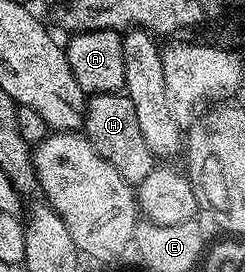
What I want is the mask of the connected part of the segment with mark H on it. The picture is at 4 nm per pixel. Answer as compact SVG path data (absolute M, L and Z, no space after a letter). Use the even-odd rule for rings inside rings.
M124 93L115 95L94 95L85 104L84 134L93 147L104 159L131 185L136 185L151 173L155 166L155 156L147 149L147 141L139 130L139 120L135 114L135 105L131 105L131 97Z

